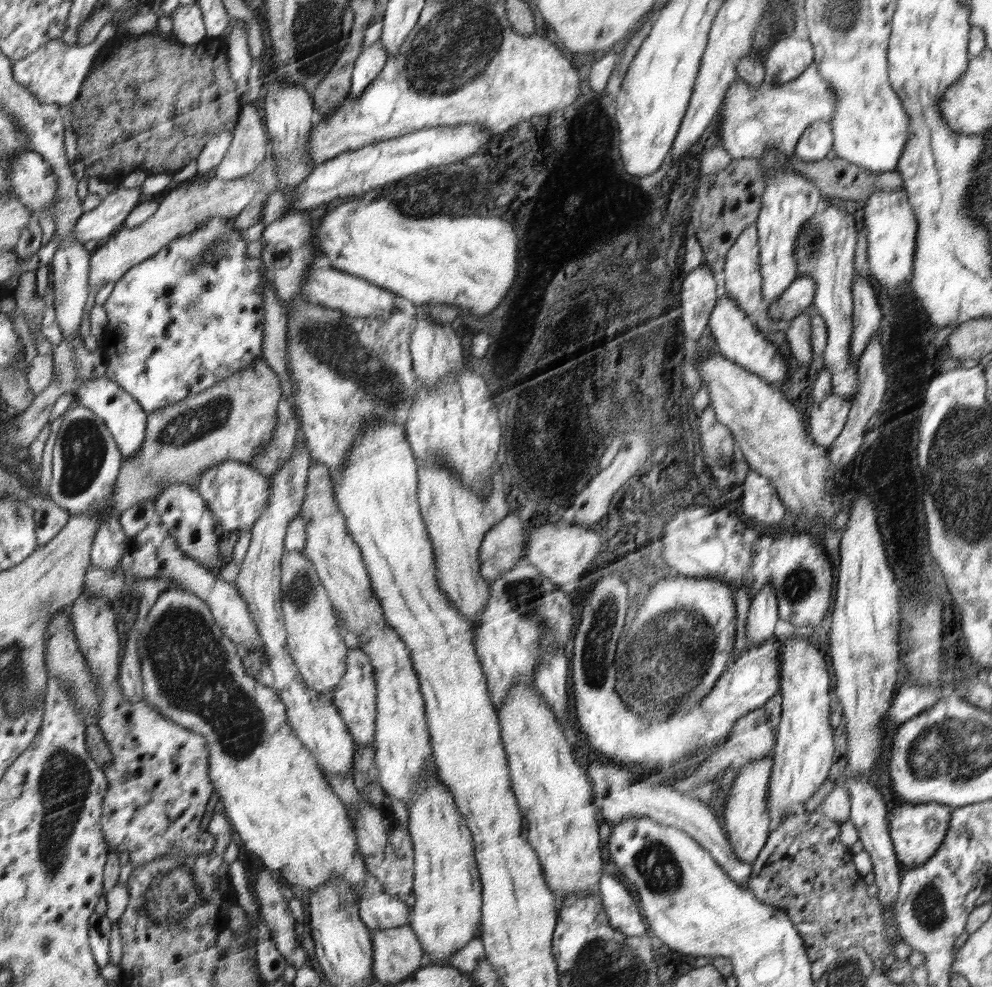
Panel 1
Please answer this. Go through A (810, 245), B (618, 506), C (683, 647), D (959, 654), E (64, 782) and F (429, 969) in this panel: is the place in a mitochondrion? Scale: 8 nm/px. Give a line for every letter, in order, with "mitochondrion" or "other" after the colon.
A: mitochondrion
B: other
C: mitochondrion
D: other
E: mitochondrion
F: other

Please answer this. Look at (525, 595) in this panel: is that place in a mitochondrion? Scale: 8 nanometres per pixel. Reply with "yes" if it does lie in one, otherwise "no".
yes

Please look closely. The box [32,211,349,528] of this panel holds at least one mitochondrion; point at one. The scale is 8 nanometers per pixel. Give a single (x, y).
(84, 450)

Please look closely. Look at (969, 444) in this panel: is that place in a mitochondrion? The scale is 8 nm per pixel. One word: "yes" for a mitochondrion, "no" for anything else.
yes

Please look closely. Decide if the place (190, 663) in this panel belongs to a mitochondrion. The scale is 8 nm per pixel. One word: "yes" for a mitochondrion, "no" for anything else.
yes

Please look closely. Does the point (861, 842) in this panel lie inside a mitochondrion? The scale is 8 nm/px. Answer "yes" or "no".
no

